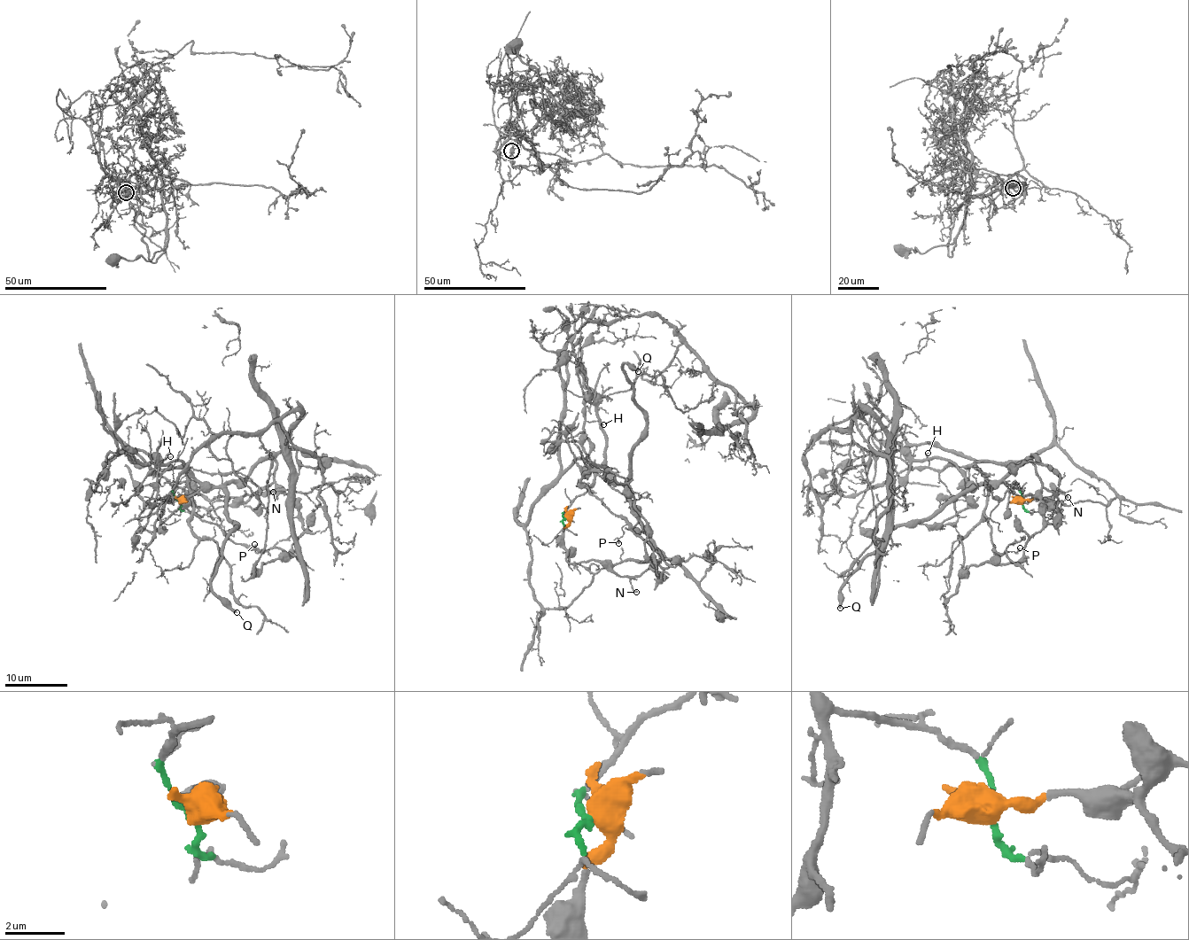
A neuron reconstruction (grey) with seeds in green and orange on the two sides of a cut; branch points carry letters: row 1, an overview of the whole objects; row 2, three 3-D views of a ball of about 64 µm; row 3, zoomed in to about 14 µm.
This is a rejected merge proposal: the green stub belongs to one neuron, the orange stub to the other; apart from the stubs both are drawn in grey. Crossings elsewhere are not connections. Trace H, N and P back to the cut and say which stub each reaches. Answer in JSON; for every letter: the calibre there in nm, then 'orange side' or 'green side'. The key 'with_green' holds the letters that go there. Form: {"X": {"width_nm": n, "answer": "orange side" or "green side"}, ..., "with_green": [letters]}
{"H": {"width_nm": 110, "answer": "green side"}, "N": {"width_nm": 150, "answer": "orange side"}, "P": {"width_nm": 110, "answer": "green side"}, "with_green": ["H", "P"]}

